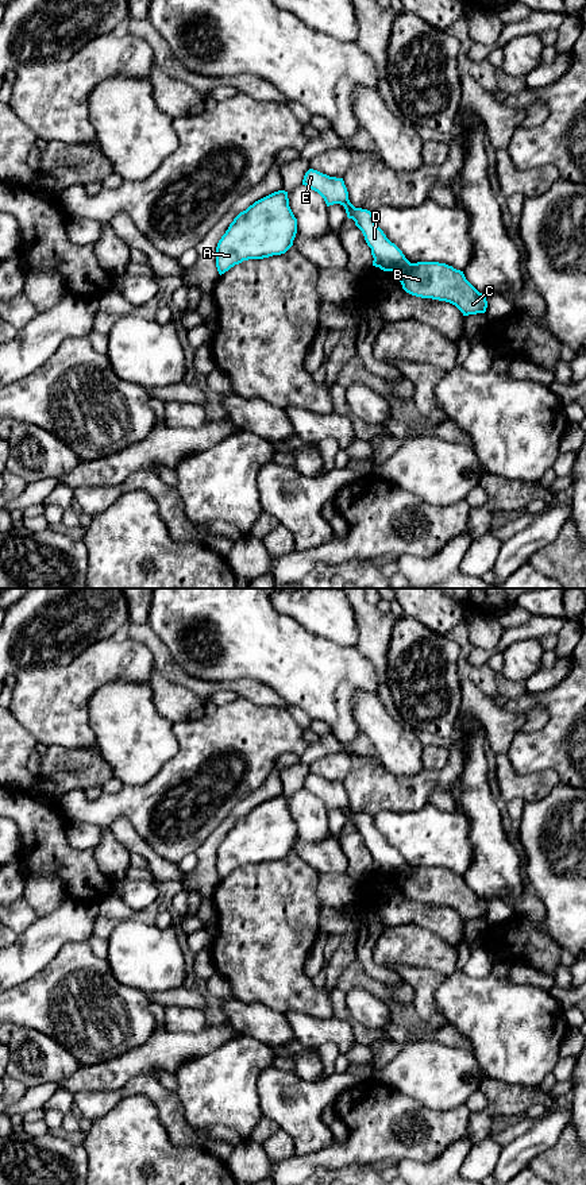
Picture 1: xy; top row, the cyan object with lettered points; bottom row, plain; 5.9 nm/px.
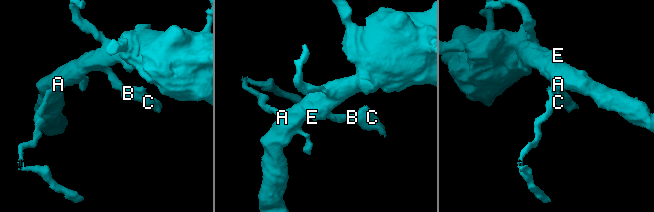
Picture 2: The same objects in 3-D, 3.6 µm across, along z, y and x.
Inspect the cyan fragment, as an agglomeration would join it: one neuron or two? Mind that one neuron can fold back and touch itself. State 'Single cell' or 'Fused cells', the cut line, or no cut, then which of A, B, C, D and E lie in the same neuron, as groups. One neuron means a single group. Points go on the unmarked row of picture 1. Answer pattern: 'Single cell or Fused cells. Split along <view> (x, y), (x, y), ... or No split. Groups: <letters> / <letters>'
Fused cells. Split along xy (411, 868), (400, 877). Groups: A D E / B C

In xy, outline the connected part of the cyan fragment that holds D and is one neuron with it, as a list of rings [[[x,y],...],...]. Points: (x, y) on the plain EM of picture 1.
[[[309,773],[304,780],[302,790],[317,796],[324,803],[327,811],[334,808],[344,811],[347,822],[355,826],[355,830],[362,835],[367,850],[371,853],[371,860],[374,862],[373,871],[379,872],[383,876],[401,877],[410,869],[402,856],[392,848],[375,829],[373,817],[355,812],[350,807],[343,783],[329,781]]]

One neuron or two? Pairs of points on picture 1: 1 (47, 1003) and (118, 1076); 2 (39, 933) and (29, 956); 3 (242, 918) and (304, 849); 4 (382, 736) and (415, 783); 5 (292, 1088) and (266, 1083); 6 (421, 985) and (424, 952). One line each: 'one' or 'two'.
1: two
2: one
3: two
4: two
5: one
6: two

